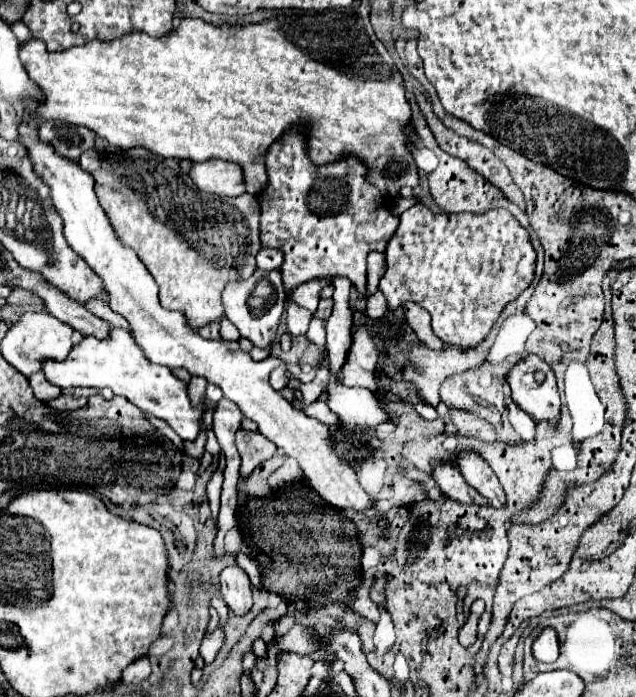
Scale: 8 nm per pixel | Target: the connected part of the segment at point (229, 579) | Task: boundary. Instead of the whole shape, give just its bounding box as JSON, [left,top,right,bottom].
[219,566,251,616]

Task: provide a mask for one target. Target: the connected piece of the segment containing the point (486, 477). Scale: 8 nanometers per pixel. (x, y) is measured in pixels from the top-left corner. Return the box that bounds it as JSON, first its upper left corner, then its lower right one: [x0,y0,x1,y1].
[459,452,507,508]

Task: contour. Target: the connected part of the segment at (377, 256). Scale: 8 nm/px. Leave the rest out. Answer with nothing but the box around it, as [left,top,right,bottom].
[367,252,387,294]

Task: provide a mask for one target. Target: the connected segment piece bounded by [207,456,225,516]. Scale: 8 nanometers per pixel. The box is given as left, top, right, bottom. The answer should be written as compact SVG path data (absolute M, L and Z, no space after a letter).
M219 458L219 468L213 472L209 484L207 484L207 498L211 504L211 512L213 516L217 516L219 512L219 494L221 494L221 482L223 482L223 468L225 468L225 458Z

